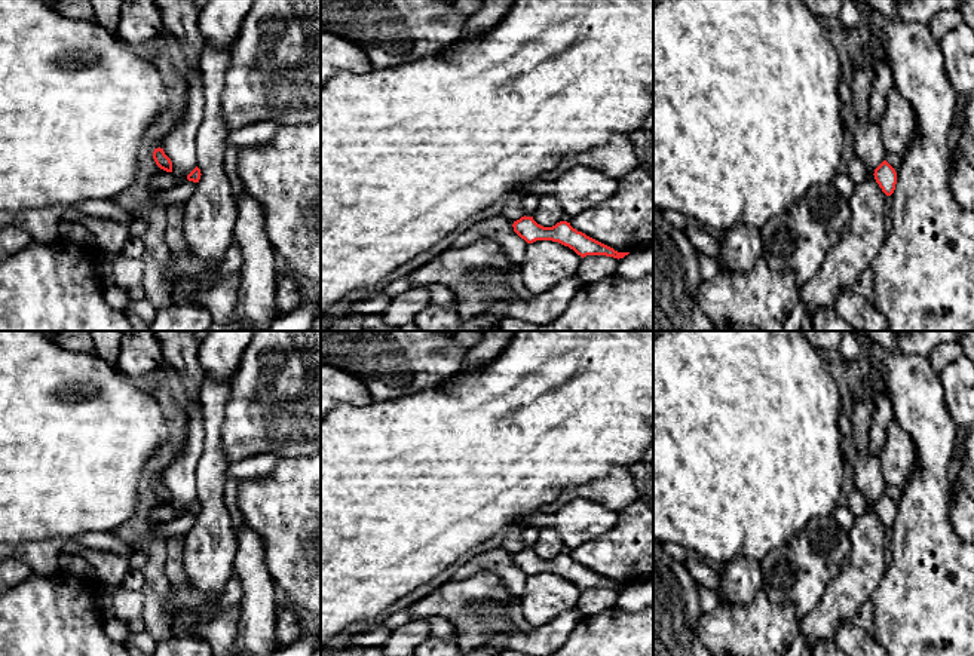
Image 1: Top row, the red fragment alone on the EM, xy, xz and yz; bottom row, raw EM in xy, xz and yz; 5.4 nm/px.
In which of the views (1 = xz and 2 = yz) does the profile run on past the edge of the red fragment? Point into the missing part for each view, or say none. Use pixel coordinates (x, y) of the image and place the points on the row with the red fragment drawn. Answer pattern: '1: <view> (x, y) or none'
1: none
2: none

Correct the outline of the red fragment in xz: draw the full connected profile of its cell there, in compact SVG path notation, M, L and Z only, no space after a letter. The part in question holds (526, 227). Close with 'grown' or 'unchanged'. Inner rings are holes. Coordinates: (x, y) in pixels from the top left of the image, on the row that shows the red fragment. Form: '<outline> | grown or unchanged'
M521 217L512 224L514 232L527 243L536 240L552 240L573 249L582 258L586 255L606 255L613 258L624 258L630 252L618 252L613 248L578 232L567 221L560 221L552 227L537 224L533 217Z | unchanged

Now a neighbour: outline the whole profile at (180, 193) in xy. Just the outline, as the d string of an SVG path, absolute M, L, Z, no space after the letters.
M183 181L178 186L172 187L159 194L159 200L163 206L184 203L195 193L197 183Z

